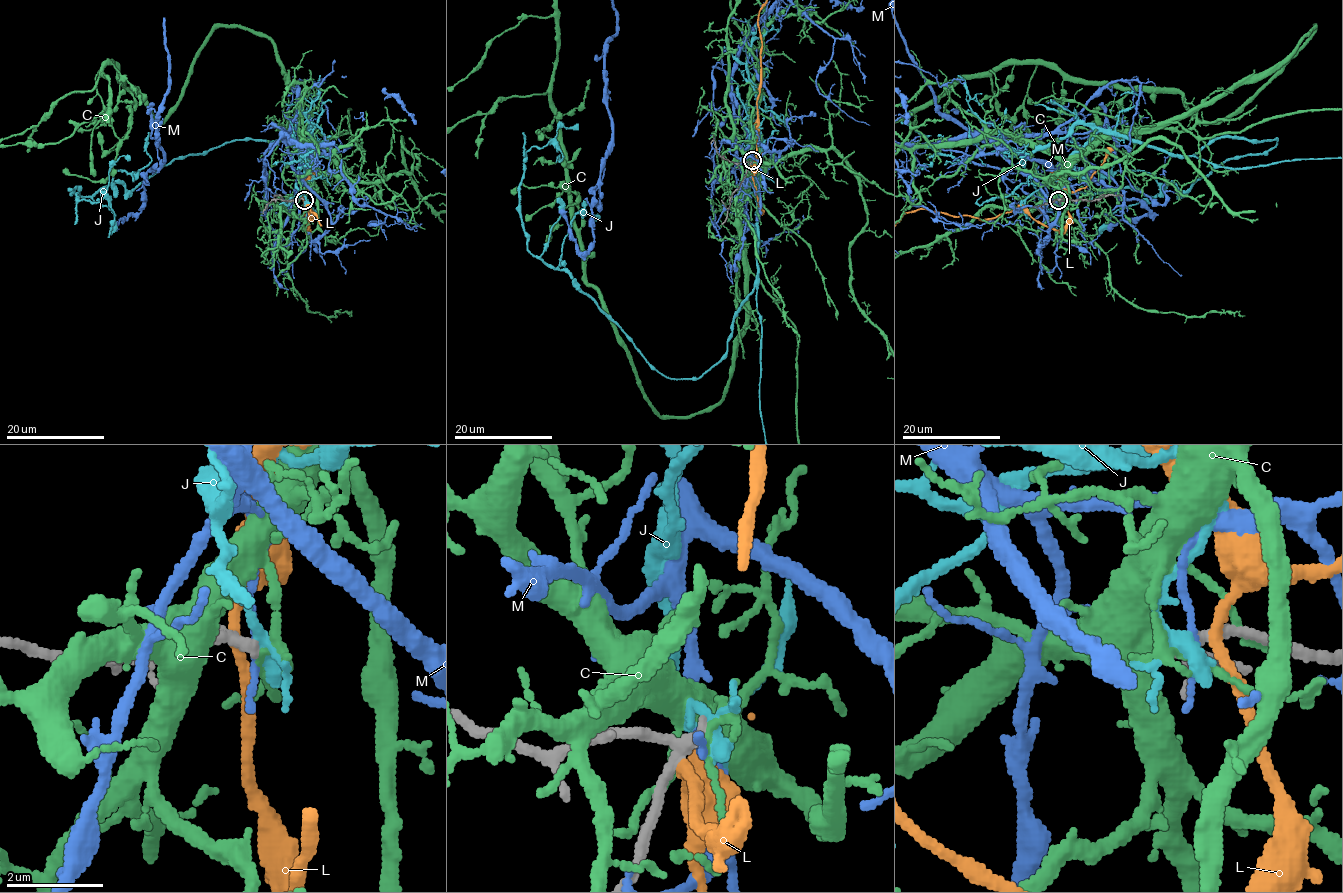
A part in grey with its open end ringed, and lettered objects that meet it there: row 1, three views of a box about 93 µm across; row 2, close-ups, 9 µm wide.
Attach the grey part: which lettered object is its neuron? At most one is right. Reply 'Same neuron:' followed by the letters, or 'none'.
Same neuron: none

